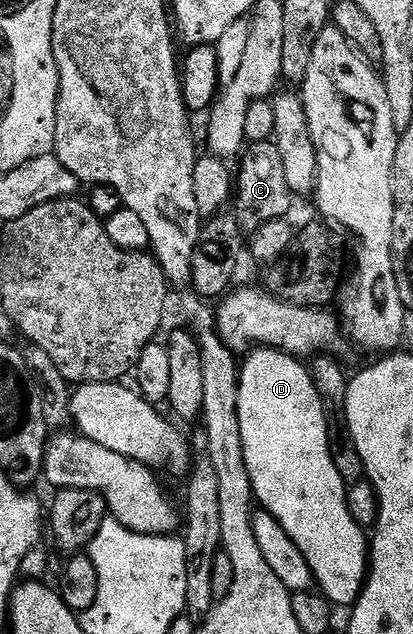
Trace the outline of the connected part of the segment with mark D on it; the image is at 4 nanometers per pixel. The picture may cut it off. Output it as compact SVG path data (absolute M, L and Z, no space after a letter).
M253 348L243 358L240 367L238 419L242 423L242 447L246 451L246 471L250 471L252 496L258 502L259 508L264 509L270 515L274 515L274 519L278 519L282 531L286 531L286 535L290 535L290 539L294 539L298 551L302 551L302 555L306 555L306 563L310 563L310 571L312 572L315 588L323 593L326 600L332 602L333 606L336 607L340 607L340 605L345 605L345 607L355 605L361 591L364 589L364 582L368 579L370 537L366 530L354 519L354 515L350 515L348 489L345 486L342 475L338 475L338 467L334 467L334 459L332 458L330 443L328 442L328 414L324 412L322 399L314 387L312 376L308 373L307 364L303 360L291 357L289 353L281 353L278 349Z

